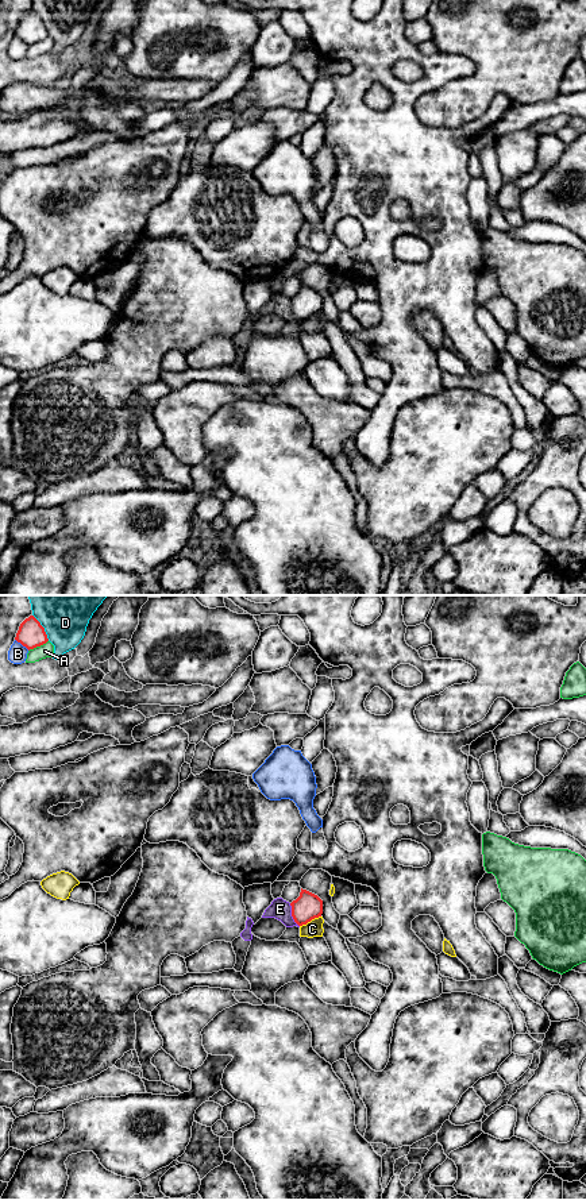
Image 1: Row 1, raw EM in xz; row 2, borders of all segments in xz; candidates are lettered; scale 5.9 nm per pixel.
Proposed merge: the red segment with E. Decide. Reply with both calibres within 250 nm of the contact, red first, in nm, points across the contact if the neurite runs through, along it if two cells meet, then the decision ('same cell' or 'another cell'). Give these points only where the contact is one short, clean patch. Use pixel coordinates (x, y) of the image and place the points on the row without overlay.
calibres 160 and 120 nm; same cell

